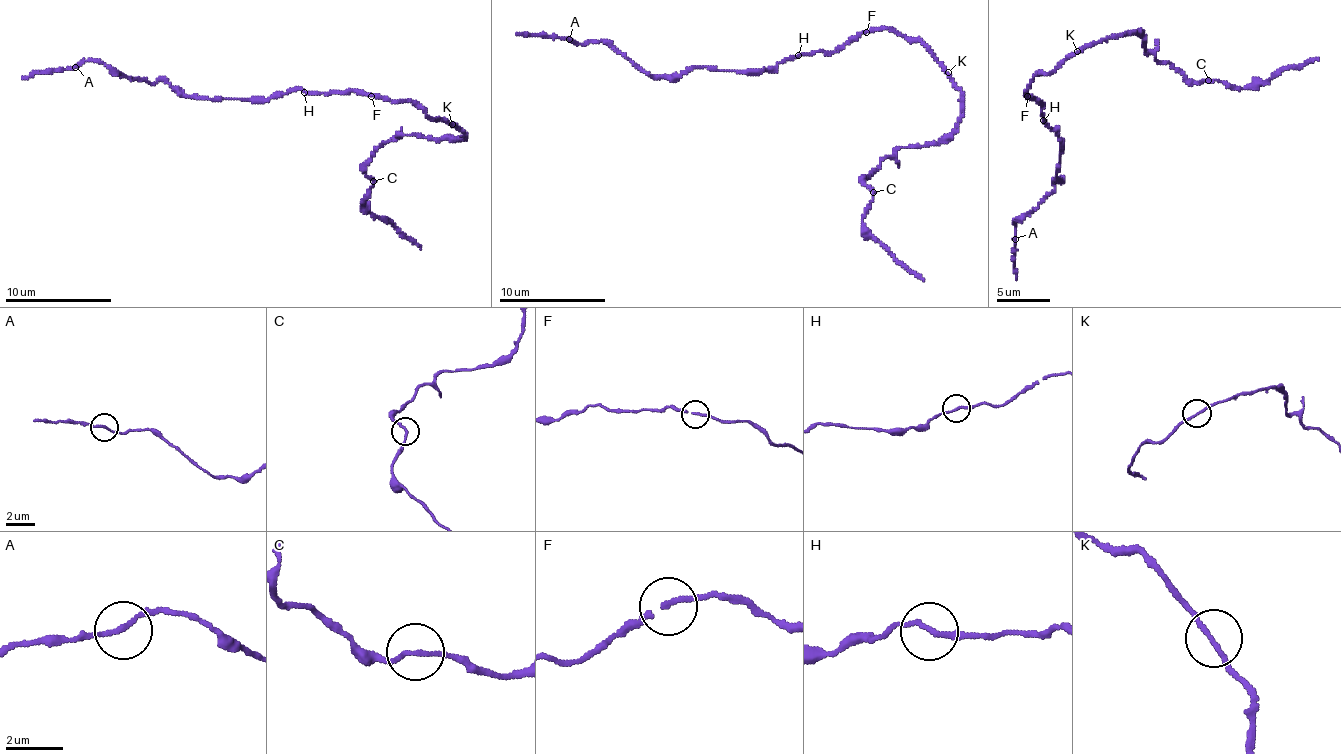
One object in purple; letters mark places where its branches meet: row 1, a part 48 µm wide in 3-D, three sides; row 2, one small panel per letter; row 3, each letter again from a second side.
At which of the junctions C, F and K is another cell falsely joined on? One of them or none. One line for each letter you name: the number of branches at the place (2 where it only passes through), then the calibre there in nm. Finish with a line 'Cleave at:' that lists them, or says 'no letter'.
Cleave at: no letter

